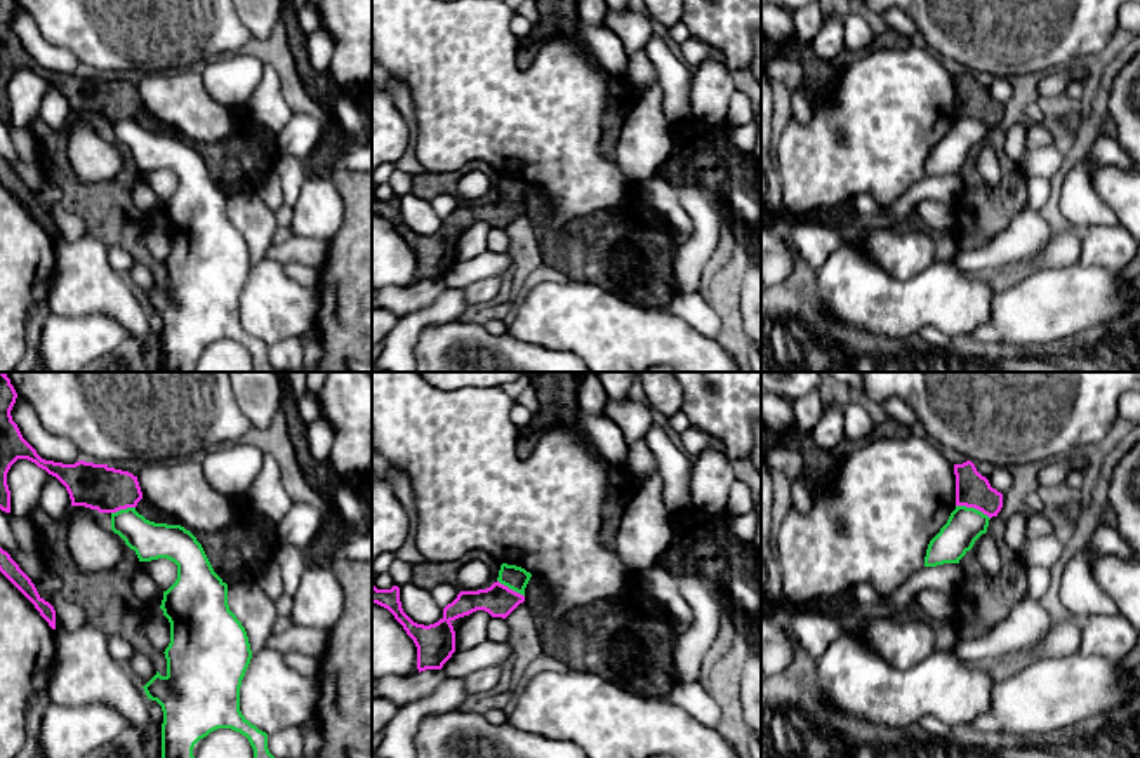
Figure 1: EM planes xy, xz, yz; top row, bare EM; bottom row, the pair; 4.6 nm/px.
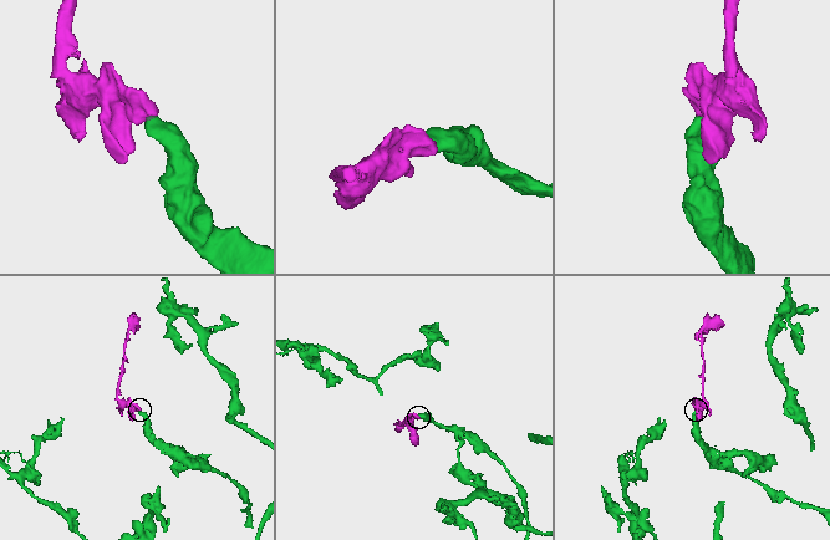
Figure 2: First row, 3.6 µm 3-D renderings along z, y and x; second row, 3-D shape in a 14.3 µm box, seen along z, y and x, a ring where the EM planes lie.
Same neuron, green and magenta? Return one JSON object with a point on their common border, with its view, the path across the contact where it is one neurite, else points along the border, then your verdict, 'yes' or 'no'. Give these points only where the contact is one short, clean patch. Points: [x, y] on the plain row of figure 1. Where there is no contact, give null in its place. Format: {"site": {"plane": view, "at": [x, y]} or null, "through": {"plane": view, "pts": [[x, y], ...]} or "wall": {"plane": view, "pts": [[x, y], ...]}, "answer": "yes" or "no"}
{"site": {"plane": "yz", "at": [974, 119]}, "wall": {"plane": "yz", "pts": [[956, 115], [977, 119], [989, 129]]}, "answer": "no"}

